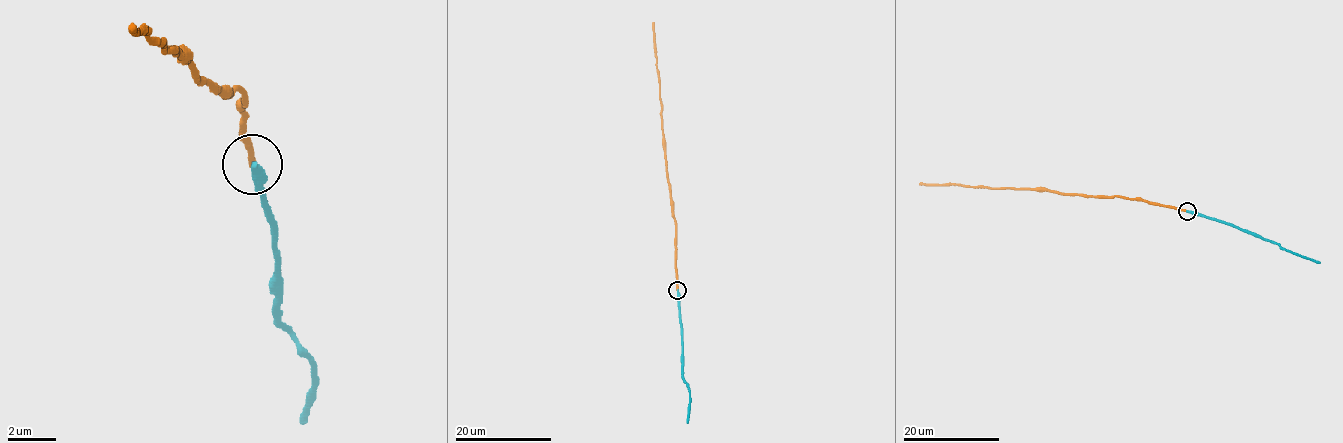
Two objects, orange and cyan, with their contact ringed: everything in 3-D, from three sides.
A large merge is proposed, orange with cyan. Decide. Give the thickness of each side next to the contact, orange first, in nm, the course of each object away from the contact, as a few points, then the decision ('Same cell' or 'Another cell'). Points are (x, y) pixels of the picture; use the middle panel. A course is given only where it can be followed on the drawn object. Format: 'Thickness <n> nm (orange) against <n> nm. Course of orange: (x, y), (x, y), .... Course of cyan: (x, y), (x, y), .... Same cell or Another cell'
Thickness 240 nm (orange) against 280 nm. Course of orange: (678, 290), (675, 222), (664, 156), (652, 22). Course of cyan: (678, 290), (682, 378), (690, 390), (687, 422). Same cell

